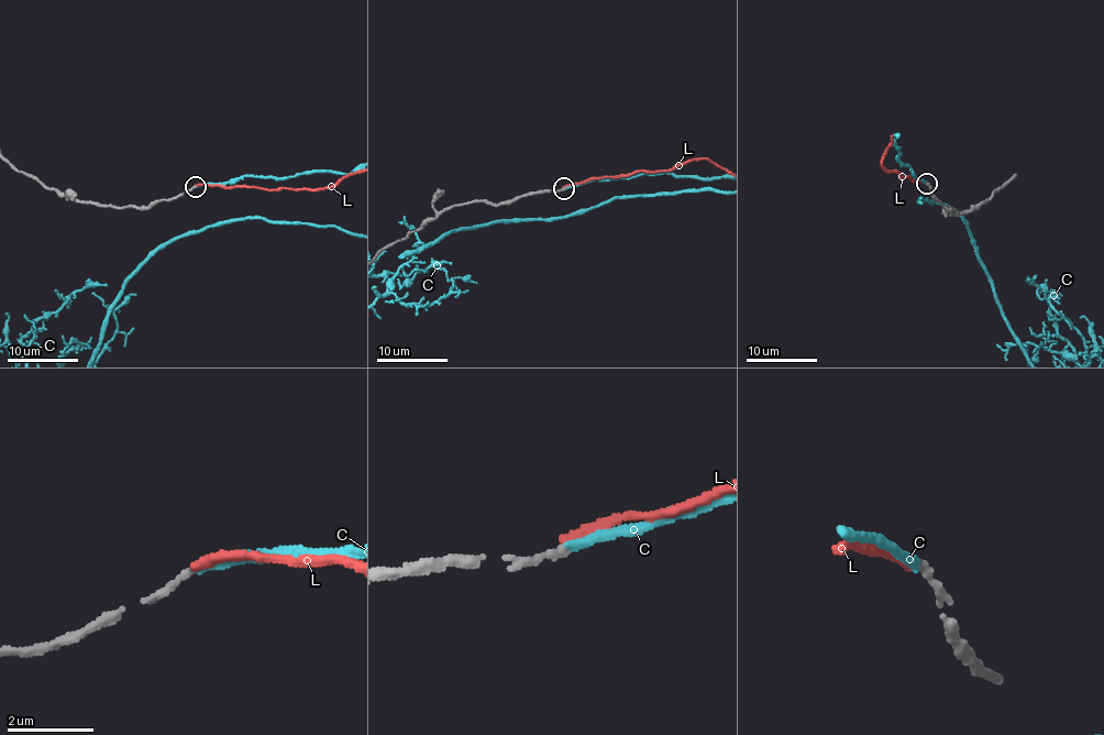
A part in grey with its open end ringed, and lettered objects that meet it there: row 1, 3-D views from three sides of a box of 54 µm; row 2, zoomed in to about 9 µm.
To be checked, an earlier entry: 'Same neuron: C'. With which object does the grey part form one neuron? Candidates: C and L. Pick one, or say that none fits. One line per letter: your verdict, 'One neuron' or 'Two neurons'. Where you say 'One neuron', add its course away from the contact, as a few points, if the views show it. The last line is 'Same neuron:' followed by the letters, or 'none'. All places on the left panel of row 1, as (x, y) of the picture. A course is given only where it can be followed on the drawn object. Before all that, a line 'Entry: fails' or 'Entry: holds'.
Entry: holds
C: One neuron
L: Two neurons
Same neuron: C

